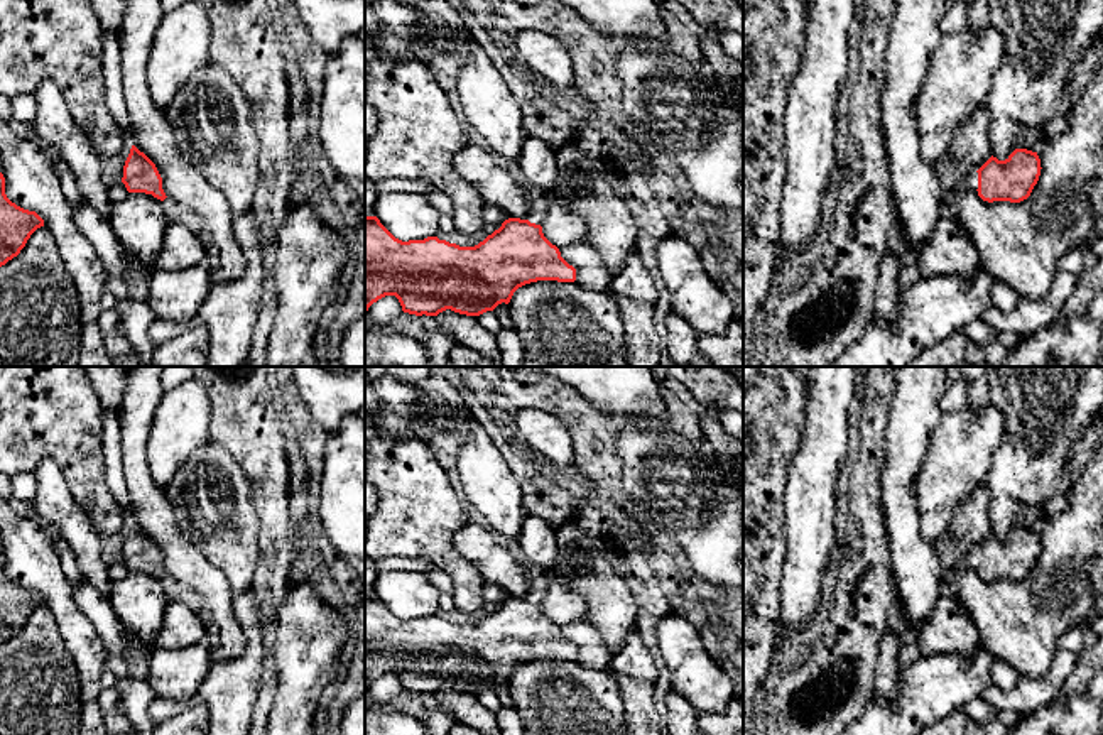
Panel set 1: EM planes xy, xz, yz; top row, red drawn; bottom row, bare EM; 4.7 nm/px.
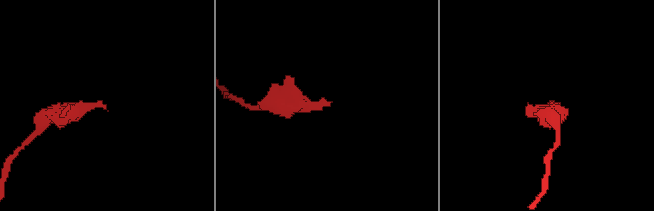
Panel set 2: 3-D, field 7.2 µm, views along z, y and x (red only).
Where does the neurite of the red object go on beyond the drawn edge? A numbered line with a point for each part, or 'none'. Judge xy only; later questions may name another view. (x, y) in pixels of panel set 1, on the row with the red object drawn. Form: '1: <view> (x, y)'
1: xy (176, 213)

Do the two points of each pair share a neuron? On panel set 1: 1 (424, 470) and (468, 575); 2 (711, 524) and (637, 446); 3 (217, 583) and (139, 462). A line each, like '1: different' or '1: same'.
1: same
2: same
3: same

